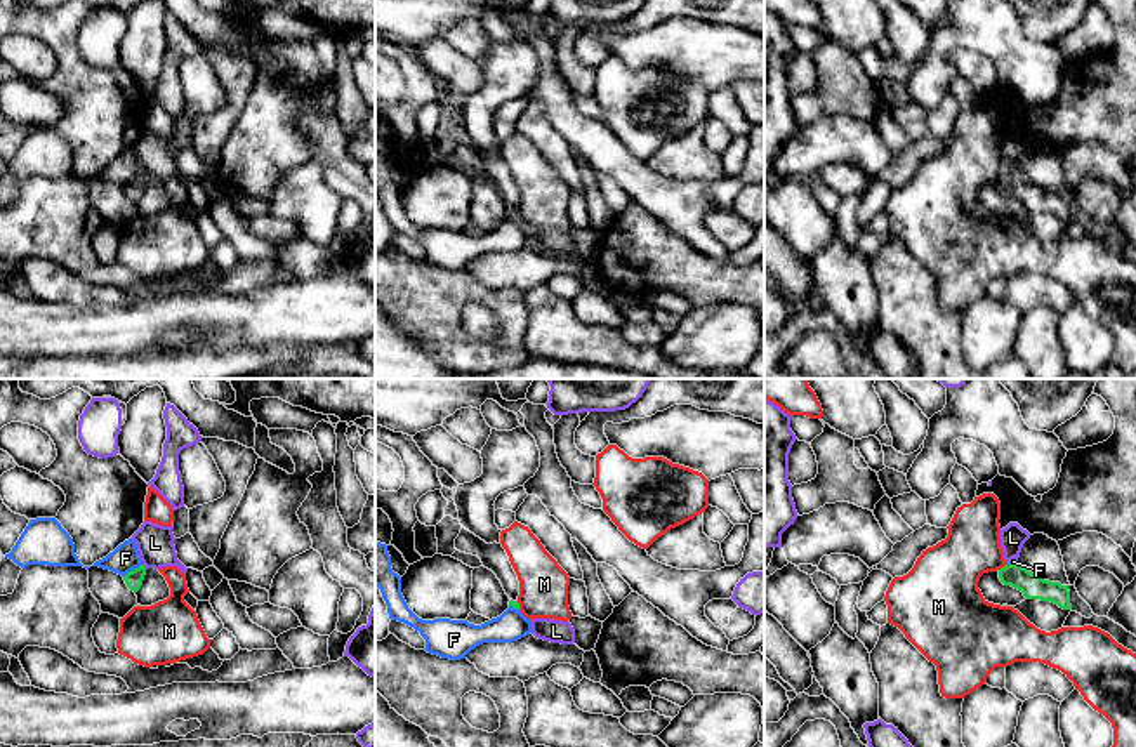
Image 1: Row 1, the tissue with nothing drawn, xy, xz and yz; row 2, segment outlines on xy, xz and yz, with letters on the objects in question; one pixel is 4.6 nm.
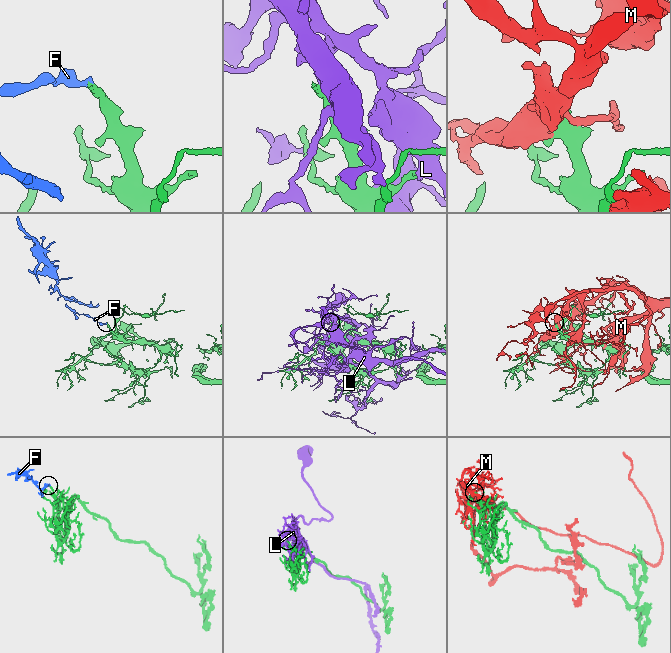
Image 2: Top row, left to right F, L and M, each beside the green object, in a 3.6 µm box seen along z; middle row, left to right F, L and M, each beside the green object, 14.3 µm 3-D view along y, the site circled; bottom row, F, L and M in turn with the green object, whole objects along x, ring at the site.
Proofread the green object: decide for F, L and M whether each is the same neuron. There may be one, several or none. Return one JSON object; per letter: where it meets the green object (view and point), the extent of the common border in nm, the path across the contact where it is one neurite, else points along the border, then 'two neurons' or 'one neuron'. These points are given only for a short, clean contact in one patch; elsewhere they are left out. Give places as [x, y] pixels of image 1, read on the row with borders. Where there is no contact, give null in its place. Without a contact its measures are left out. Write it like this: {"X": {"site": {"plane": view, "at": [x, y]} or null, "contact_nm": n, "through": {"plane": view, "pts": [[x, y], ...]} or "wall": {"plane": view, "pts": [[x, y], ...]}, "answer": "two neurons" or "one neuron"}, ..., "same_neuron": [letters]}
{"F": {"site": {"plane": "xy", "at": [132, 570]}, "contact_nm": 110, "wall": {"plane": "xy", "pts": [[141, 563], [124, 577]]}, "answer": "two neurons"}, "L": {"site": null, "answer": "two neurons"}, "M": {"site": {"plane": "yz", "at": [1004, 567]}, "contact_nm": 50, "answer": "two neurons"}, "same_neuron": []}

